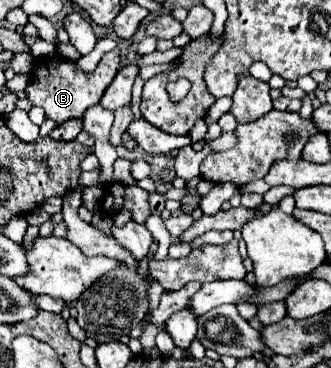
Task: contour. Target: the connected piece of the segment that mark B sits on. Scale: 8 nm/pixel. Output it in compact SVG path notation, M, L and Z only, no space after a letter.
M118 49L106 53L100 59L98 67L90 73L78 71L72 61L66 61L60 57L46 57L34 65L32 81L26 87L26 95L32 105L38 105L46 111L48 119L54 119L56 123L64 123L68 119L82 117L88 107L100 103L106 87L112 83L118 69L120 69L120 51Z

